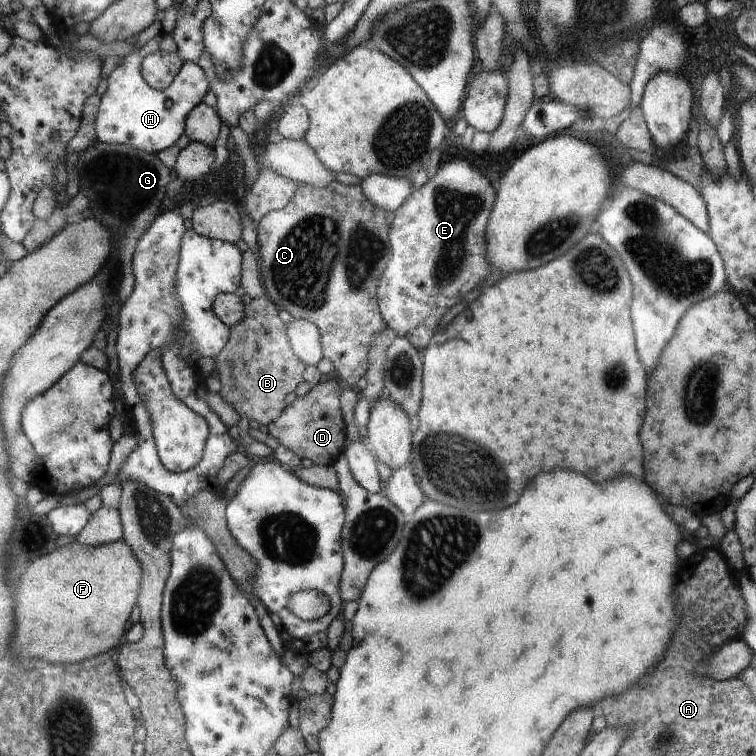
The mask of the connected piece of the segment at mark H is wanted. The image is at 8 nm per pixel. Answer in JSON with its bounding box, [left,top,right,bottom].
[96,31,211,154]

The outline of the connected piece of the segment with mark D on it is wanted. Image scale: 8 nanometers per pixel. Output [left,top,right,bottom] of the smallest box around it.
[265,374,349,465]

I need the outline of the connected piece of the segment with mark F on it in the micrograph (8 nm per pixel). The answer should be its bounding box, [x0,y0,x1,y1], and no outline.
[13,538,144,664]

